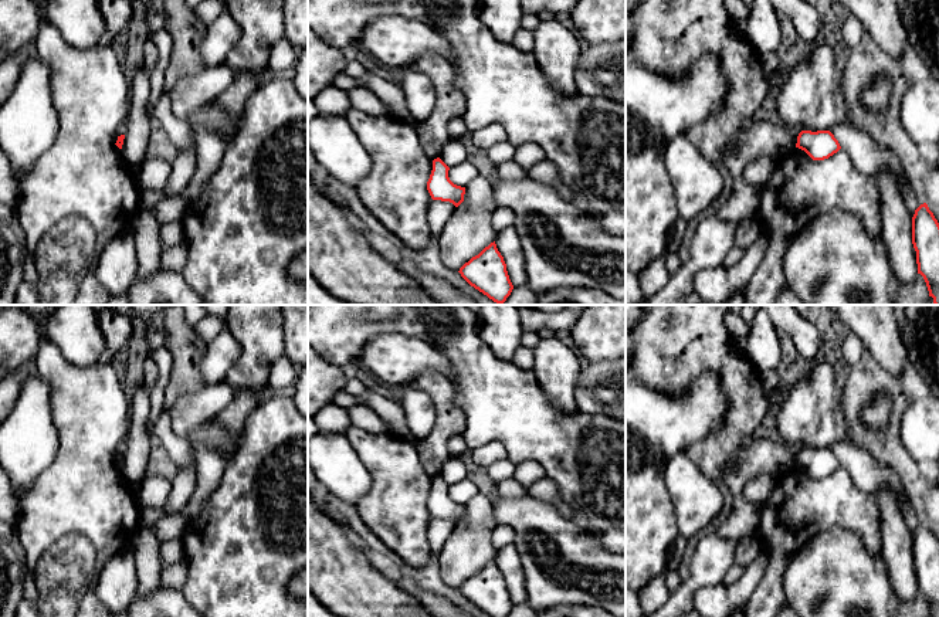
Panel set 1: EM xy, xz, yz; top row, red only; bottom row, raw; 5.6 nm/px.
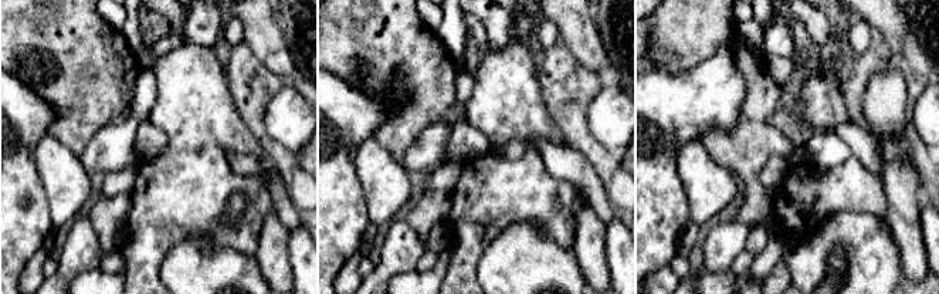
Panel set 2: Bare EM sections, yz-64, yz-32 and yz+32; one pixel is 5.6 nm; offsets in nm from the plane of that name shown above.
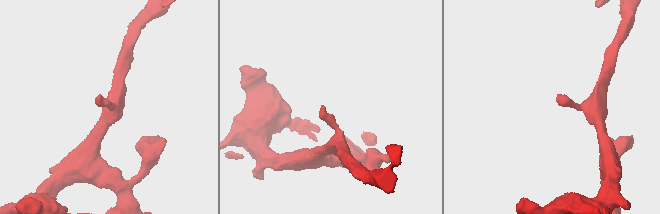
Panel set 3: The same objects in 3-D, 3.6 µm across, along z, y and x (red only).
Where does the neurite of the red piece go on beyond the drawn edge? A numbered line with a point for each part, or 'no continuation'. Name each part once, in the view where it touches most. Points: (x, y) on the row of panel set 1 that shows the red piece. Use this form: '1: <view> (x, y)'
no continuation

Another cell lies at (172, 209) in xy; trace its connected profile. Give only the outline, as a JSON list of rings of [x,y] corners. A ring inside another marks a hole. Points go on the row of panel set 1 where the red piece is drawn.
[[[170,196],[157,203],[152,216],[159,226],[180,221],[186,207],[187,201],[182,196]]]

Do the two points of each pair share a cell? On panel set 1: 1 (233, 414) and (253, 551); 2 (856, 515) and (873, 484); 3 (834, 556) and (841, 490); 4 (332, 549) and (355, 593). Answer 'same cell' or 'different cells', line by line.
1: different cells
2: different cells
3: different cells
4: same cell

